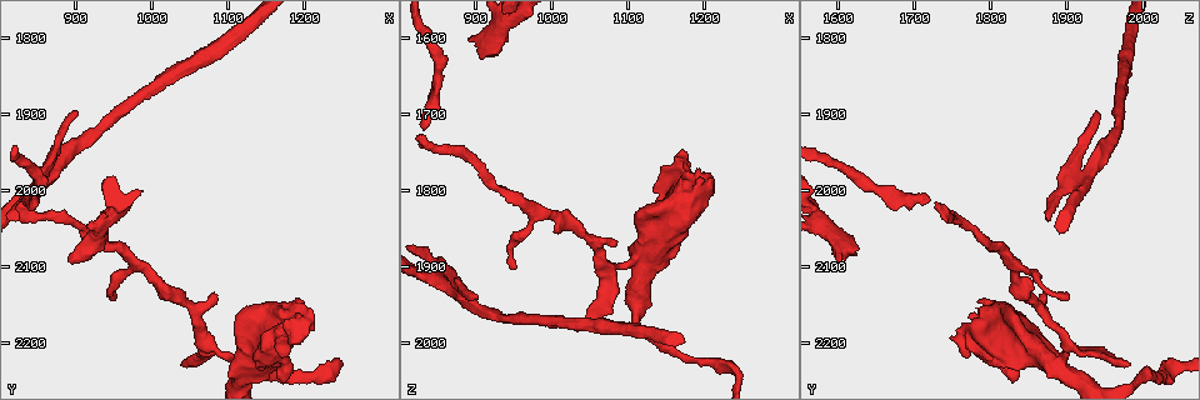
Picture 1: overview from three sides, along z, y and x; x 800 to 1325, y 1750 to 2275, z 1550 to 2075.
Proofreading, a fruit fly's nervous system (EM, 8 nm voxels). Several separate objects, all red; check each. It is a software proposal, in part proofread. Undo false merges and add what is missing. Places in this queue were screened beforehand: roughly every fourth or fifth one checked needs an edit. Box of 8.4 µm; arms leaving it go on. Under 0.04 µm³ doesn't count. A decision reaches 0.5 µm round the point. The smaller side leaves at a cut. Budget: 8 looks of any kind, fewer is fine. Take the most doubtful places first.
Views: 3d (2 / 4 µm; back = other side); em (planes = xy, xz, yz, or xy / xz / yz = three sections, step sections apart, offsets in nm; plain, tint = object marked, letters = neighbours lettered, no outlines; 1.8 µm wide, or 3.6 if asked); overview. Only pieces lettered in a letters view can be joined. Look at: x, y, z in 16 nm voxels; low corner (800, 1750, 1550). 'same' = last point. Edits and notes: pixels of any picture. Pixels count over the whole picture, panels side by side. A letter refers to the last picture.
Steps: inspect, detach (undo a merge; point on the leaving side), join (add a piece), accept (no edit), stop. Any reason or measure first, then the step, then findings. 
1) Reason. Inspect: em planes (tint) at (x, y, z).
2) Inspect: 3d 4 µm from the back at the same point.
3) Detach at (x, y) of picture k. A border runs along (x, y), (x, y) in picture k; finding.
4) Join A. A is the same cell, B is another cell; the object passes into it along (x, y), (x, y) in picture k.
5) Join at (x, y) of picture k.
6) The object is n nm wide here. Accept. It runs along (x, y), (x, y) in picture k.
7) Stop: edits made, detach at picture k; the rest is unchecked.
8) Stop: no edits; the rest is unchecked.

Tapers out. Inspect: 3d 2 µm at (900, 1895, 1940).

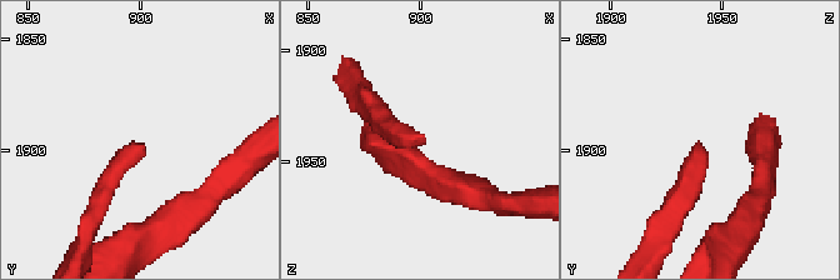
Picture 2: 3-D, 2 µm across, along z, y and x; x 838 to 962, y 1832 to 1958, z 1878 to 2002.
Inspect: em planes (letters) at (897, 1895, 1938).

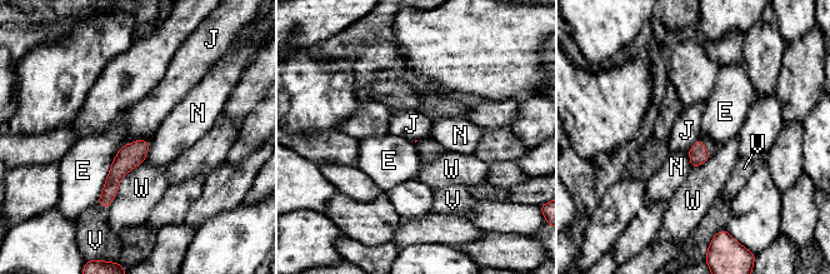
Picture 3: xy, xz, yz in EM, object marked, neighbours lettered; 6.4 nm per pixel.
Accept. E, J, N, V and W are other cells; none of them fits.

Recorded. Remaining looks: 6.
Thick end. Inspect: em planes (plain) at (1135, 2220, 1805).

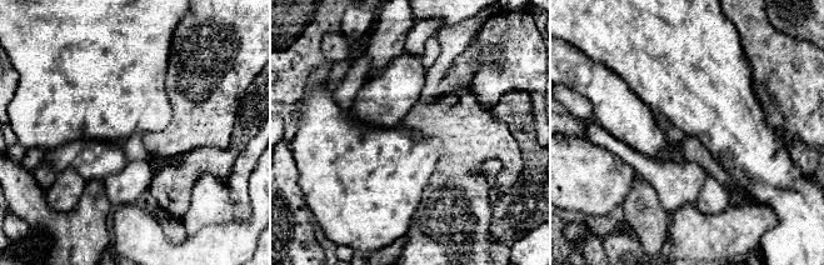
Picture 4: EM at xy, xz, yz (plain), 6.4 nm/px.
Inspect: em planes (letters) at the same point.

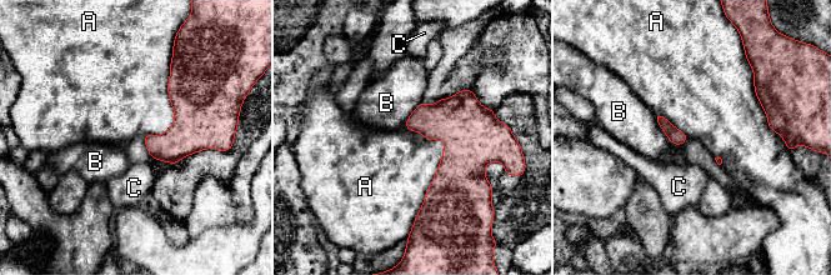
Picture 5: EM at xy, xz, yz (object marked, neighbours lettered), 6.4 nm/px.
Accept. A, B and C are other cells; a border runs along (441, 139), (439, 168), (413, 223) in picture 5; none of them fits.

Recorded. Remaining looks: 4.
Arms part here. Inspect: 3d 2 µm at (850, 2000, 1920).

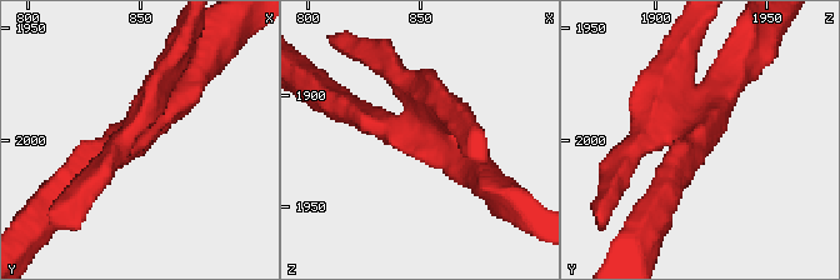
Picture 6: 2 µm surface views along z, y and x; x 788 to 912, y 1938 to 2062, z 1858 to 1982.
Need the tissue. Inspect: em planes (tint) at (849, 1998, 1920).

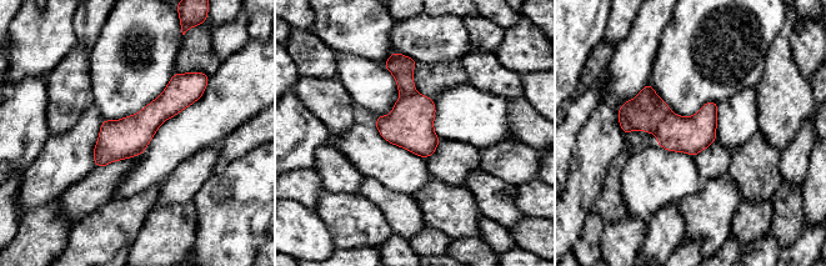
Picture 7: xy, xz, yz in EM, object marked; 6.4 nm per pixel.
What lies round it. Inspect: em planes (letters) at the same point.

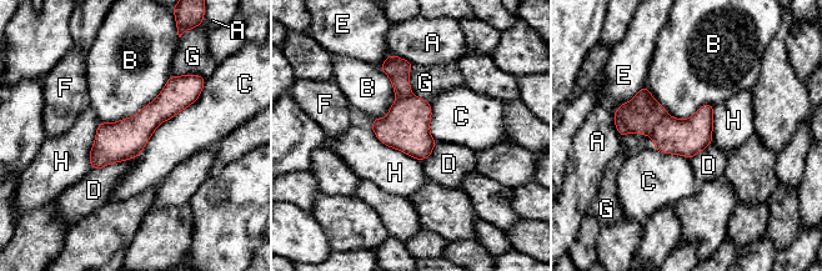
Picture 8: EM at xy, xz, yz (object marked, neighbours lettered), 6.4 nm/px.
Detach at (640, 115) of picture 8. A, B, C, D, E, F, G and H are other cells; a border runs along (665, 113), (651, 136) in picture 8; two neurons meet here.

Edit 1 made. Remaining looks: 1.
Stop: edits made, detach at picture 8; the rest is unchecked.

